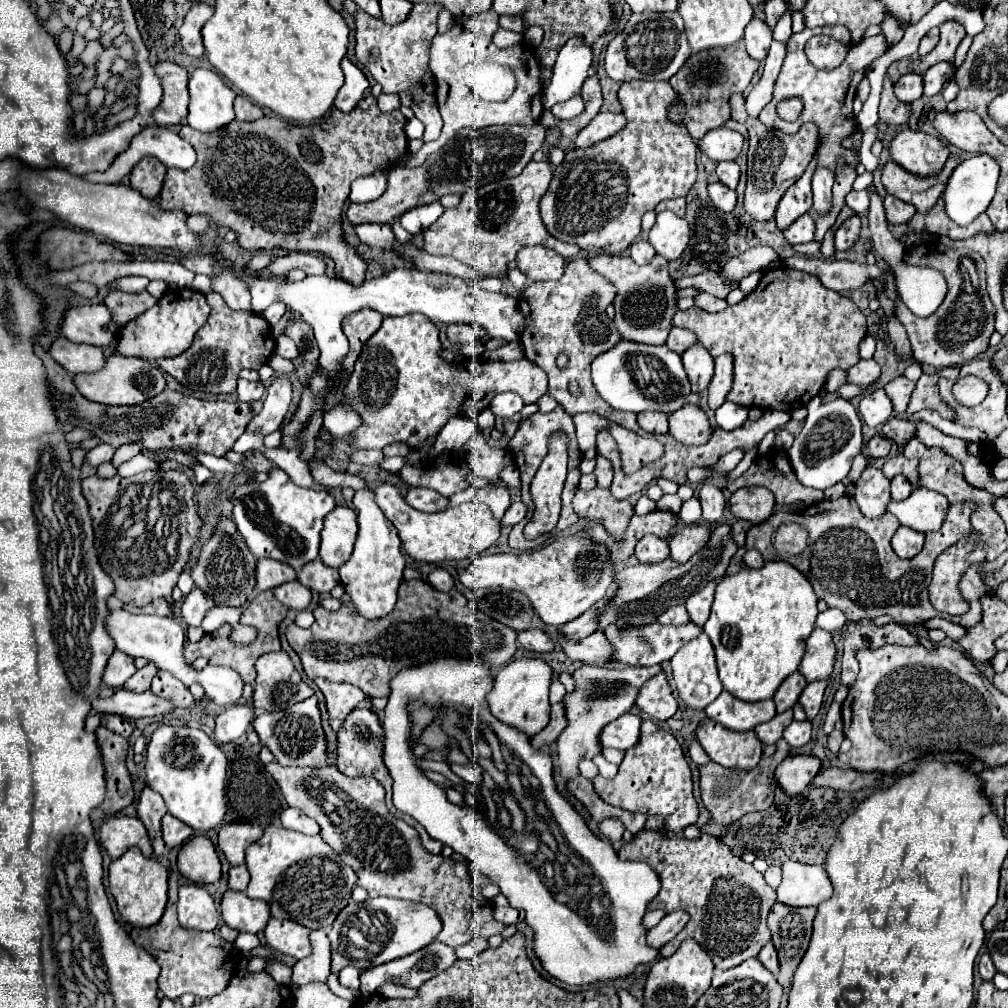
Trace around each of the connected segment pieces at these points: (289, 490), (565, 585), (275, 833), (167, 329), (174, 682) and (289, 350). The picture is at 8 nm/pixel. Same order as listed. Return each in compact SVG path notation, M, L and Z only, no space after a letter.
M276 468L268 472L264 482L246 480L230 488L232 514L244 536L248 548L256 558L274 558L300 570L318 556L318 536L322 532L324 516L334 510L334 496L326 490L312 490L296 486L290 476Z
M566 536L534 552L480 556L460 574L460 582L474 590L498 586L524 592L542 622L558 628L604 598L608 586L614 582L614 566L604 546L580 536Z
M268 826L264 830L264 836L256 840L246 850L246 866L250 872L250 884L246 888L246 894L250 898L260 898L270 904L274 918L286 918L294 920L306 928L330 928L340 910L348 904L352 888L356 884L354 870L332 852L332 848L320 838L320 836L304 836L302 832Z
M188 288L168 290L150 310L146 310L144 314L136 316L134 320L130 320L120 328L116 340L116 352L124 356L146 358L146 360L180 356L180 352L184 352L192 344L194 334L206 322L208 314L210 314L210 306L200 292Z
M158 670L158 674L154 676L152 694L166 700L176 700L180 708L192 708L196 704L196 698L188 690L188 686L184 686L176 676L172 676L166 670Z
M280 336L276 338L276 346L274 346L274 352L286 360L296 360L298 358L298 348L292 340L288 340L288 336Z

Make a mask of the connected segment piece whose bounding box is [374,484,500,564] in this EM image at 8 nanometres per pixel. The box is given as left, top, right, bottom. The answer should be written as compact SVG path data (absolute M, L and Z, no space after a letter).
M392 484L376 486L374 492L376 492L378 506L384 510L386 518L396 526L402 546L412 560L426 562L426 564L438 564L446 560L458 562L458 560L484 552L500 536L500 522L492 516L486 504L466 502L466 504L460 504L456 508L446 508L436 514L424 514L408 506L402 494L398 492L398 488Z

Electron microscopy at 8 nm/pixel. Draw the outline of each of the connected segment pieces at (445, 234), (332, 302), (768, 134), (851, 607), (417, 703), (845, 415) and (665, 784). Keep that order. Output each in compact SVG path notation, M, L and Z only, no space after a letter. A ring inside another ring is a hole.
M548 160L528 162L528 166L514 178L504 178L480 188L480 210L478 190L464 192L456 208L444 208L444 214L424 230L424 250L428 254L452 256L474 268L480 280L506 278L508 262L512 262L524 246L548 246L564 258L574 258L580 248L570 242L560 242L544 228L540 220L540 198L548 190L552 180L552 164Z
M216 258L218 266L214 268L214 276L220 268L228 268L236 278L248 284L252 294L252 308L256 314L262 314L274 300L282 300L294 312L298 312L304 322L308 322L314 330L318 348L320 348L320 366L328 372L330 392L338 398L334 408L324 416L324 428L332 434L334 440L348 440L356 428L360 428L360 414L352 408L346 398L346 384L350 374L344 368L344 356L348 354L349 342L342 332L342 318L360 310L372 308L382 316L406 316L412 312L422 312L432 322L444 324L472 324L484 328L490 338L502 338L504 342L520 340L520 332L524 332L526 318L520 312L518 298L508 296L504 292L488 292L478 286L466 284L462 278L450 274L436 272L420 272L414 268L392 270L388 276L378 276L374 280L364 280L362 286L352 286L340 278L330 276L306 276L302 282L286 284L282 278L266 278L266 276L250 276L242 266L234 268L230 260Z
M734 94L730 98L732 118L742 122L748 128L750 150L748 150L748 186L744 194L744 210L758 222L768 222L776 214L776 204L784 196L784 192L804 174L806 166L810 164L816 142L818 142L818 128L814 122L806 122L800 126L796 134L784 134L774 128L766 128L758 118L750 118L744 110L744 96Z
M842 496L838 500L822 500L820 504L804 508L804 512L776 512L764 524L752 526L746 532L746 550L758 550L764 560L776 560L776 550L772 546L772 536L780 524L796 522L806 528L810 536L810 548L798 556L790 556L788 562L796 566L814 586L814 592L832 608L840 608L848 620L876 618L882 614L892 616L896 624L922 624L934 618L938 612L930 604L928 584L932 580L932 568L936 558L958 540L972 534L970 514L974 504L962 502L950 506L944 526L938 532L928 532L920 554L914 558L900 558L892 552L890 540L900 526L892 514L880 518L866 518L852 496Z
M440 658L418 668L402 670L400 676L390 682L390 688L392 692L384 716L384 762L394 780L394 806L418 820L432 838L460 852L470 862L470 870L480 870L490 876L510 900L510 906L526 910L526 922L534 930L534 952L542 966L566 984L590 984L626 976L638 964L654 962L658 950L646 946L642 916L646 914L648 902L660 890L658 874L644 862L620 860L610 842L596 838L570 802L556 792L550 754L534 750L524 732L498 722L490 714L486 694L492 690L492 676L482 660ZM434 706L452 706L452 714L456 716L478 716L478 720L492 728L498 740L516 758L528 764L532 774L540 780L544 802L566 840L566 862L560 860L560 902L522 854L492 830L486 816L476 806L452 804L446 790L426 774L426 750L430 744L418 736L426 732L436 718L430 710Z
M814 398L808 406L808 416L802 432L794 438L792 448L788 450L788 460L794 468L794 474L804 486L826 490L836 482L842 482L852 466L854 456L862 450L862 420L854 404L846 398L834 398L822 402Z
M644 720L642 738L634 748L626 750L618 774L610 780L596 776L592 784L596 794L610 806L618 806L628 812L642 812L648 818L662 816L664 828L672 834L680 834L688 824L698 820L698 804L692 792L692 770L682 754L682 748L672 732L662 730L652 720Z

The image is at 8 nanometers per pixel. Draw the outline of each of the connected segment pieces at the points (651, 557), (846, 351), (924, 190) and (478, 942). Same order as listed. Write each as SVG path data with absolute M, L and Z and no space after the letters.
M644 536L636 544L634 554L640 564L658 564L660 560L668 558L668 542L660 540L658 536Z
M794 268L768 270L752 294L748 294L742 302L728 306L726 310L706 312L698 306L678 310L674 316L674 326L692 330L698 336L698 342L712 356L720 356L724 352L734 354L736 374L732 390L728 392L726 400L746 408L782 410L782 412L794 412L806 406L814 396L818 396L832 370L836 368L846 370L858 364L860 360L858 344L868 332L866 316L850 298L834 290L828 290L816 276Z
M950 156L936 176L926 178L912 176L912 172L904 172L904 168L896 162L888 162L882 168L882 184L888 194L914 204L918 212L930 212L932 204L936 204L938 196L944 192L944 184L958 162L958 156Z
M476 938L471 940L468 944L456 948L456 956L458 959L472 960L488 948L488 941L484 938Z

